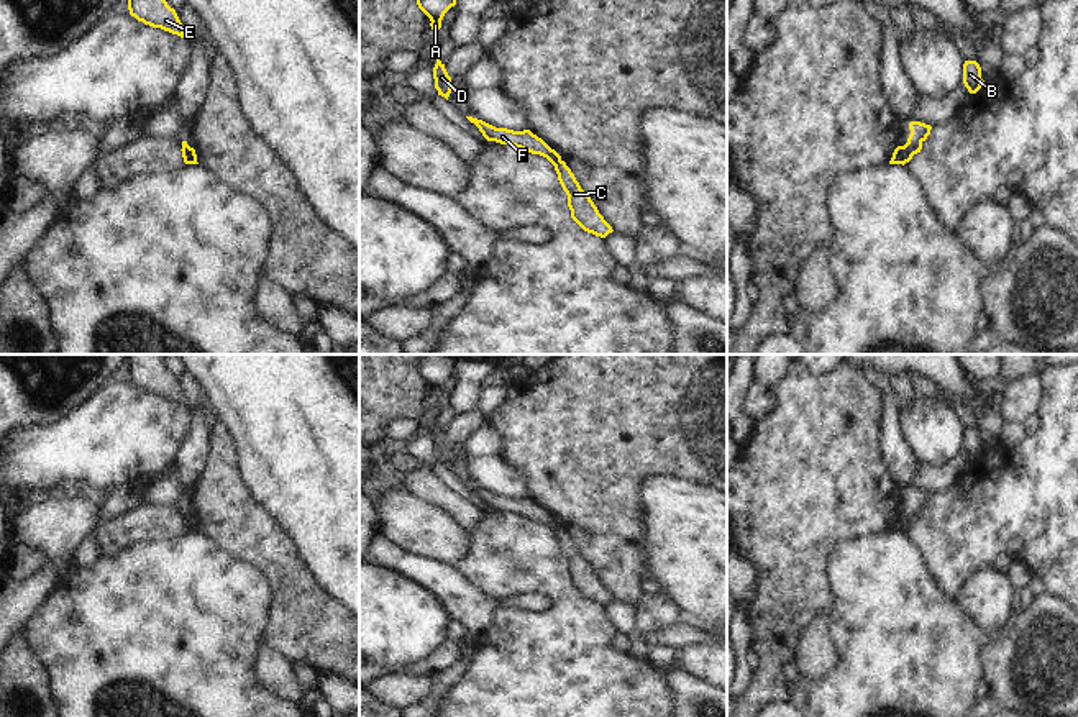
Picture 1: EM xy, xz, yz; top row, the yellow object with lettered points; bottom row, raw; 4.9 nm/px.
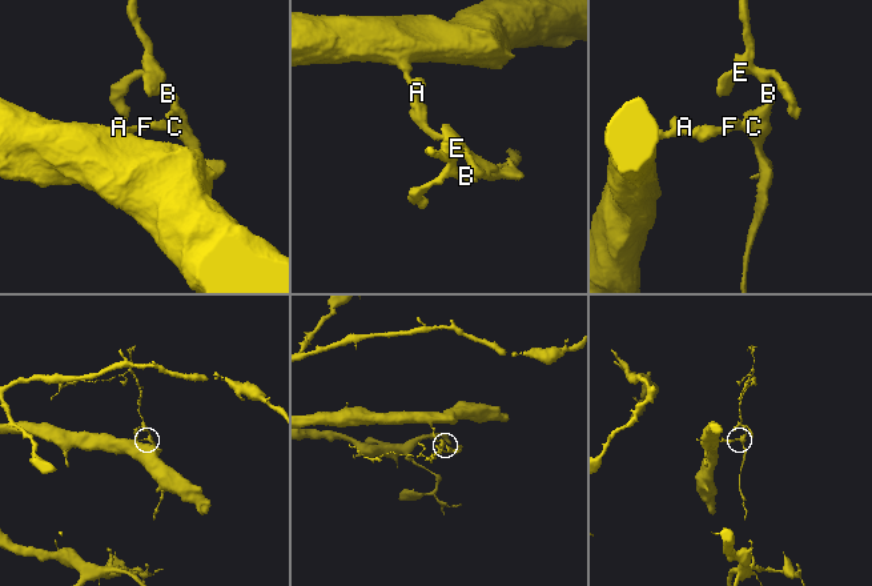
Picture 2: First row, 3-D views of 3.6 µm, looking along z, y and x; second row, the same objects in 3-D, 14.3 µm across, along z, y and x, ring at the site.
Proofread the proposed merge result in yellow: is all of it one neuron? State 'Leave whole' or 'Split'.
Split

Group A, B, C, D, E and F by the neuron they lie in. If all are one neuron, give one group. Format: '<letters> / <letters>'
A D F / B C E

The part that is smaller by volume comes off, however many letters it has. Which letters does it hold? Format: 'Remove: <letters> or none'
Remove: B, C, E

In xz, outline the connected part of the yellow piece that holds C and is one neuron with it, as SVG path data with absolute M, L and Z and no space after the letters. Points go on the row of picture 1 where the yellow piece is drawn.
M564 161L553 164L558 174L558 180L568 195L568 207L571 218L587 233L605 238L612 233L612 226L599 213L591 197L581 189L571 169Z

